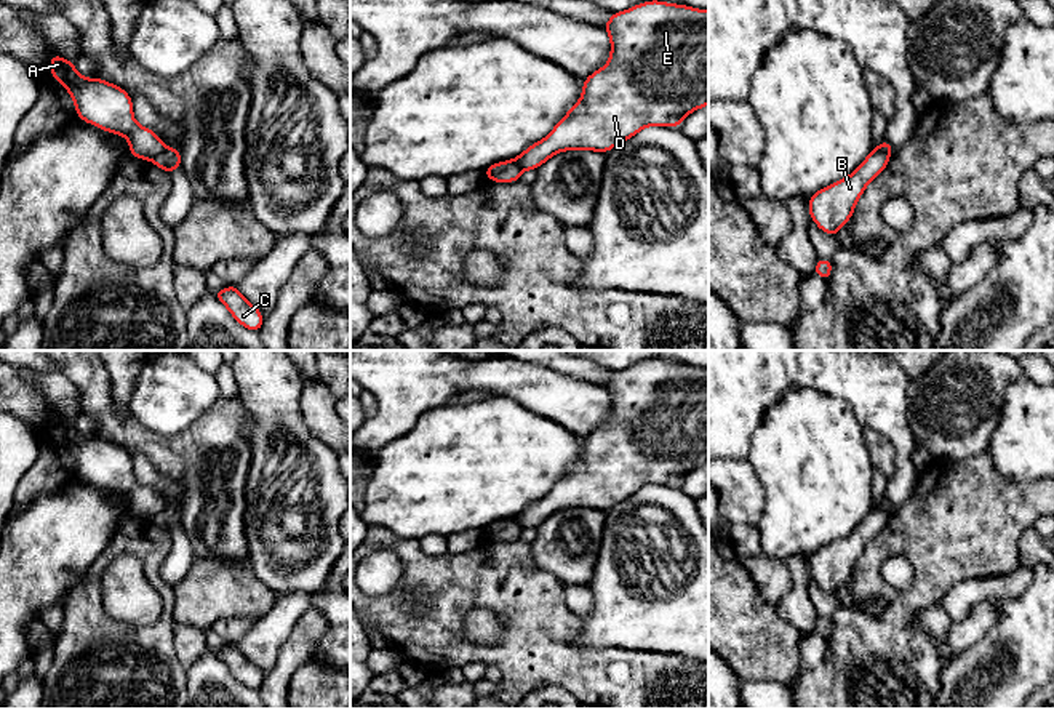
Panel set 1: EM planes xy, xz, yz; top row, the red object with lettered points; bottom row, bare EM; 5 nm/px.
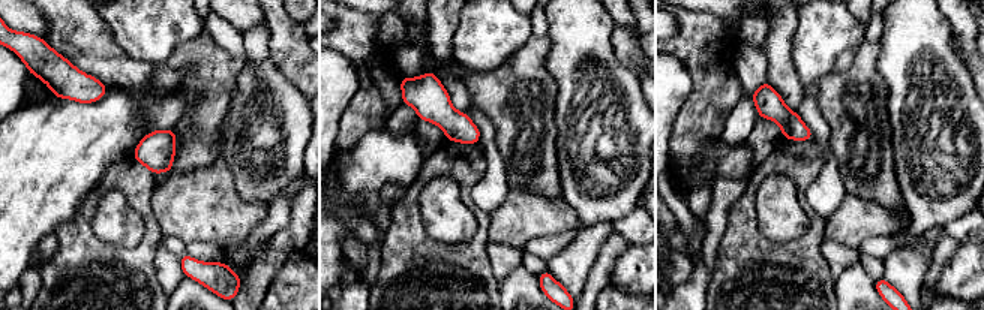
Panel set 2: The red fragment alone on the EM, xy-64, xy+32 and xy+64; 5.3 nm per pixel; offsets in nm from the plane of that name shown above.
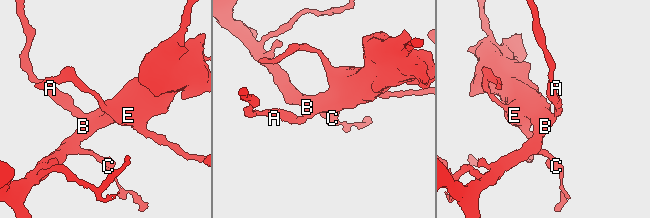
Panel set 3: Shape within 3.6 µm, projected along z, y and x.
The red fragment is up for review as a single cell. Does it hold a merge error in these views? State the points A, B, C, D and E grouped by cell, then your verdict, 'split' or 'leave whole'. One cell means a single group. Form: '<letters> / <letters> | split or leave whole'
A / B C D E | split

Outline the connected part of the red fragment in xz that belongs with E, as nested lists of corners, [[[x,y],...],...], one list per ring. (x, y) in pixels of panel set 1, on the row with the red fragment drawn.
[[[643,2],[613,13],[603,26],[611,38],[611,56],[603,69],[584,80],[582,96],[555,128],[513,162],[537,170],[563,150],[606,154],[645,126],[680,126],[683,118],[709,104],[709,11],[688,5]]]

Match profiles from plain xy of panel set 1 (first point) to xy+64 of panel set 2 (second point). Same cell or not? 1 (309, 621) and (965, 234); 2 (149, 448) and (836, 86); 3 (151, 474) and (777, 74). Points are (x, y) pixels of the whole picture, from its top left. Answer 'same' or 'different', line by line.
1: different
2: same
3: same

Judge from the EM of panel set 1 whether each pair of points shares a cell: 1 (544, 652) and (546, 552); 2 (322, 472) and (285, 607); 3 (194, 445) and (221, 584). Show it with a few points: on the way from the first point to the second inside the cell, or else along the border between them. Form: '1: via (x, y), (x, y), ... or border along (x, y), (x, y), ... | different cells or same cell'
1: border along (530, 544), (533, 559), (565, 584) | different cells
2: border along (314, 594), (291, 592), (279, 600) | different cells
3: border along (247, 554), (237, 560), (195, 557) | different cells

